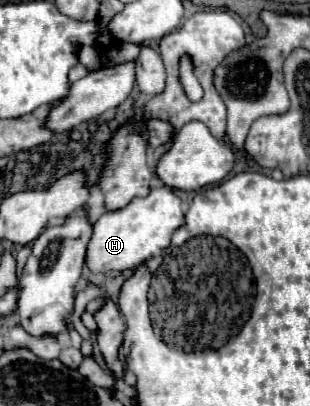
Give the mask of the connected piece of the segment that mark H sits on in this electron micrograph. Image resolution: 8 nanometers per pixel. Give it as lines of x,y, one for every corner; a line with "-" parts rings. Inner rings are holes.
156,187
146,197
132,199
126,207
118,211
108,211
94,223
94,233
86,253
88,269
92,273
106,273
110,269
136,269
150,257
160,255
168,247
172,233
184,223
186,221
182,201
174,195
170,187

